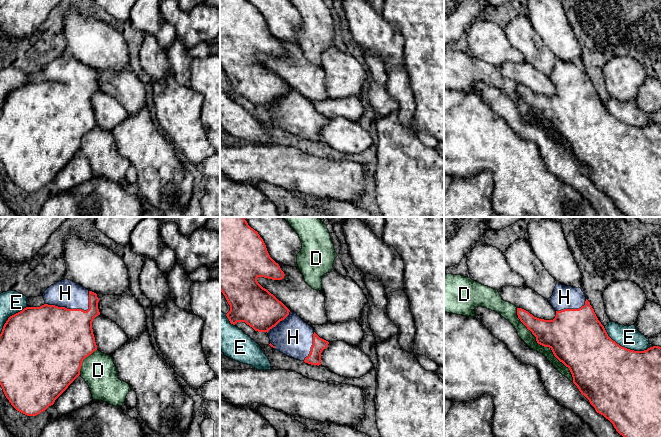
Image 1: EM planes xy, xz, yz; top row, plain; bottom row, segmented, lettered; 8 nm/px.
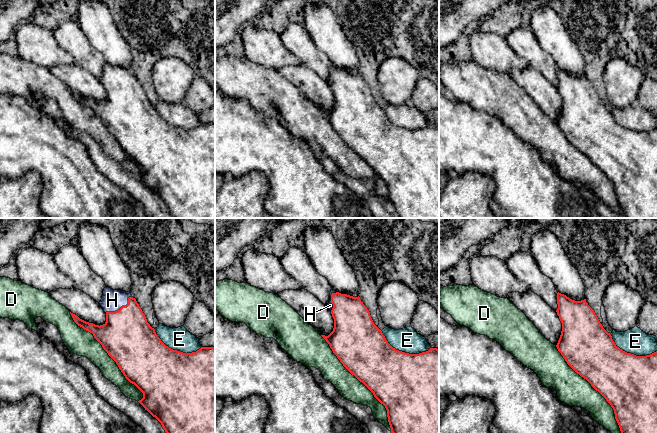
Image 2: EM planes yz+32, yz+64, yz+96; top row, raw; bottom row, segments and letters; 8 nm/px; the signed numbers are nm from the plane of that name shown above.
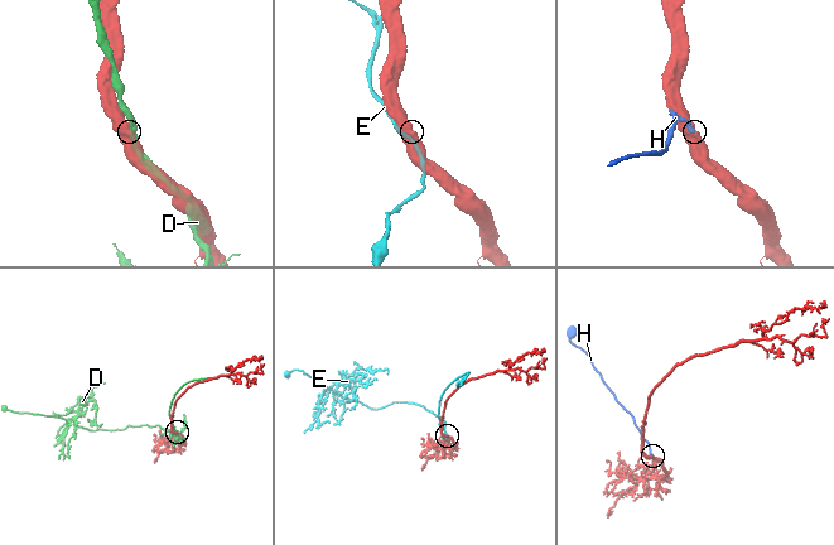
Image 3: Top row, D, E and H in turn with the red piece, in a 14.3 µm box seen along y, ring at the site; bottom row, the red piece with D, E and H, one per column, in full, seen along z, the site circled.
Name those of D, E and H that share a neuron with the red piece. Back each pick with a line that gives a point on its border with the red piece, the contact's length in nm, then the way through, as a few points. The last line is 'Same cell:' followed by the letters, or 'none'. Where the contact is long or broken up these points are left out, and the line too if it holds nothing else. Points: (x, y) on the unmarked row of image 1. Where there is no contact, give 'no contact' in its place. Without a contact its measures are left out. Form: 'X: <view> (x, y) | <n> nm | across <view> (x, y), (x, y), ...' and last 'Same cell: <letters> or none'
H: xy (75, 85) | 360 nm
Same cell: H

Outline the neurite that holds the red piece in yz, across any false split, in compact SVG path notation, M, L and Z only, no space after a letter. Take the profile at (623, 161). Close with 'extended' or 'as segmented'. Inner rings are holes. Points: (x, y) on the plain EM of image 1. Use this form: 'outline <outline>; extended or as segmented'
outline M557 59L548 77L556 87L553 96L539 95L528 87L517 84L518 94L536 113L537 119L549 123L554 132L569 144L573 159L581 170L627 217L661 217L661 123L653 122L644 127L634 127L617 120L608 112L579 63Z; extended

